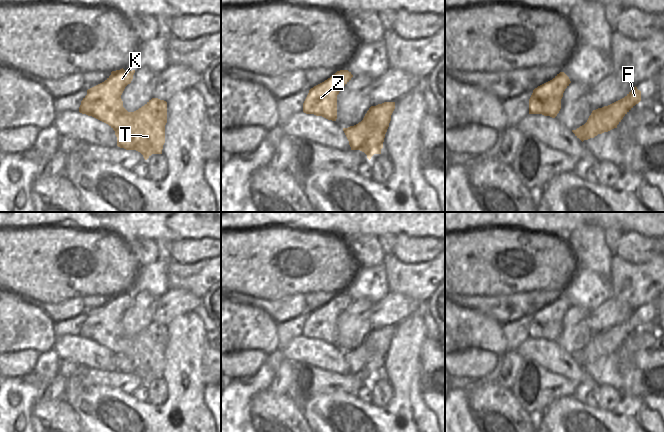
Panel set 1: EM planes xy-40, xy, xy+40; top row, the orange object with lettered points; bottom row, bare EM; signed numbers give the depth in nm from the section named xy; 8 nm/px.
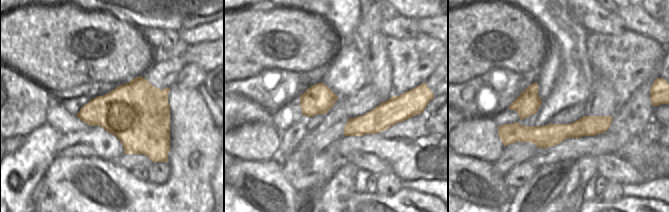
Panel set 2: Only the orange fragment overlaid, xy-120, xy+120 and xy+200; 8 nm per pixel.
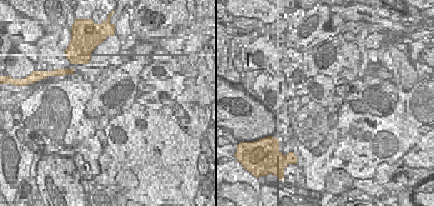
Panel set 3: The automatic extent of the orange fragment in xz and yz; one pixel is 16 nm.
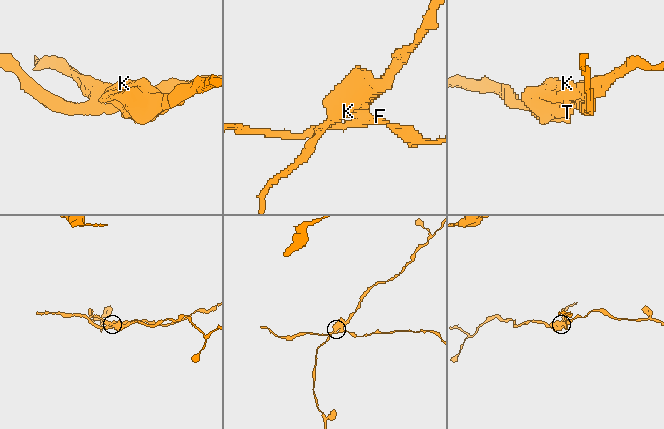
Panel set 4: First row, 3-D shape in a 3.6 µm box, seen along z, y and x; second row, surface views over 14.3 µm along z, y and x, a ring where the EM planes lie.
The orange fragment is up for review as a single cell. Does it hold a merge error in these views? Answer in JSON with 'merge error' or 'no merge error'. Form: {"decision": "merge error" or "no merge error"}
{"decision": "merge error"}

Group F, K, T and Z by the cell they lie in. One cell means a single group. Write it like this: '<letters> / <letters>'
F / K T Z

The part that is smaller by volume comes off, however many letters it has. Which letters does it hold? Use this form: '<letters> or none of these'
F

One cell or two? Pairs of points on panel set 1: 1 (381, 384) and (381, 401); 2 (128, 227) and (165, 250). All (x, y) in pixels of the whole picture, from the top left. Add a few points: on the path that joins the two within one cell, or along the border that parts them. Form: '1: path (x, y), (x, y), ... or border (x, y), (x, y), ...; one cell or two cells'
1: path (381, 388), (381, 397); one cell
2: border (155, 239), (165, 238), (172, 242); two cells

